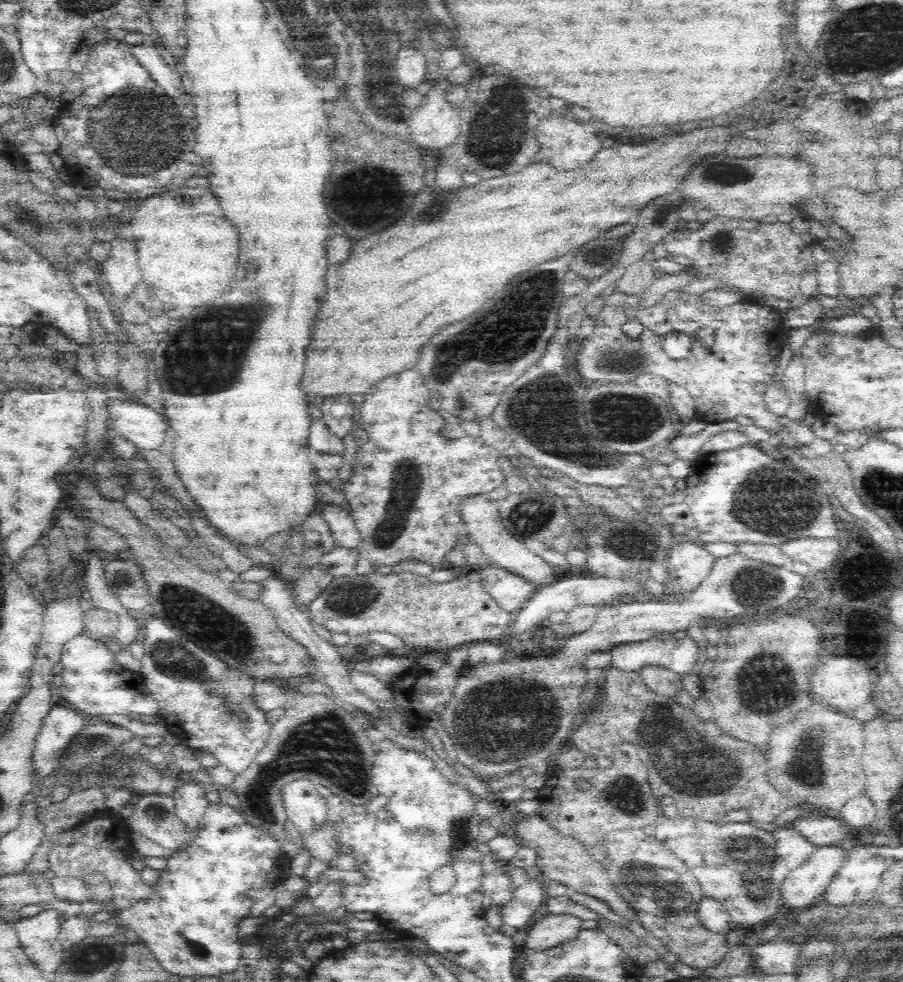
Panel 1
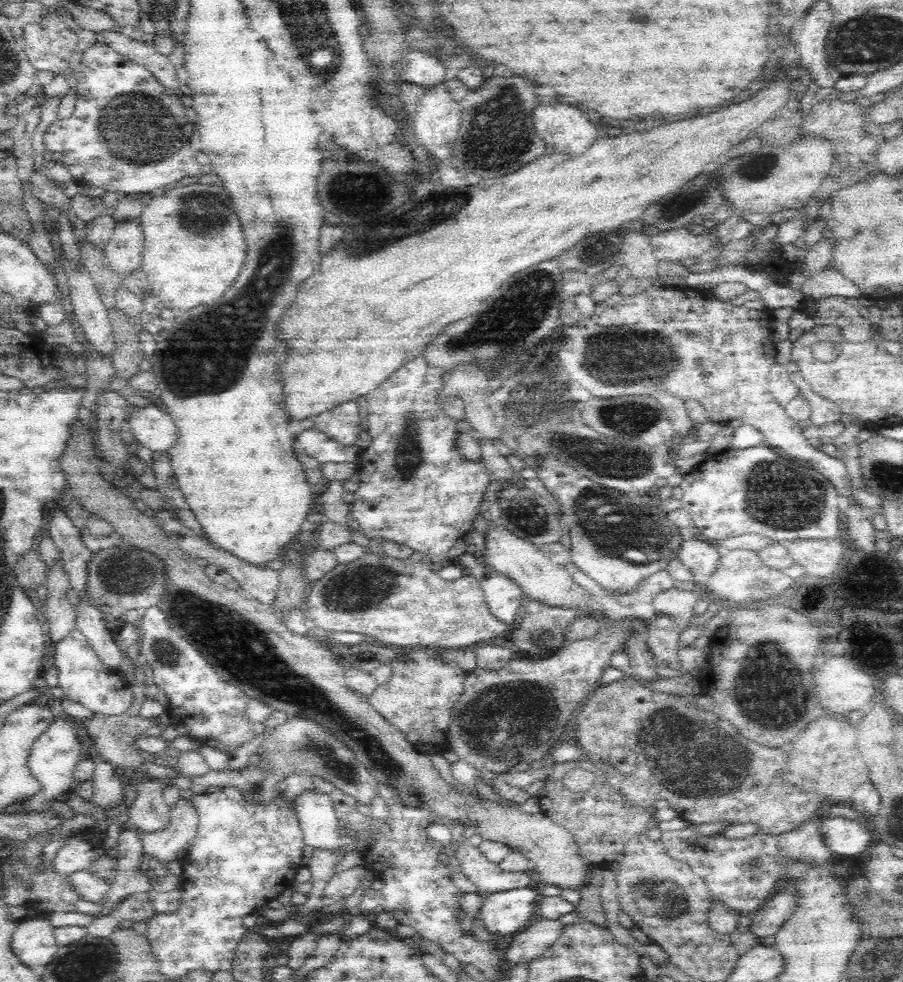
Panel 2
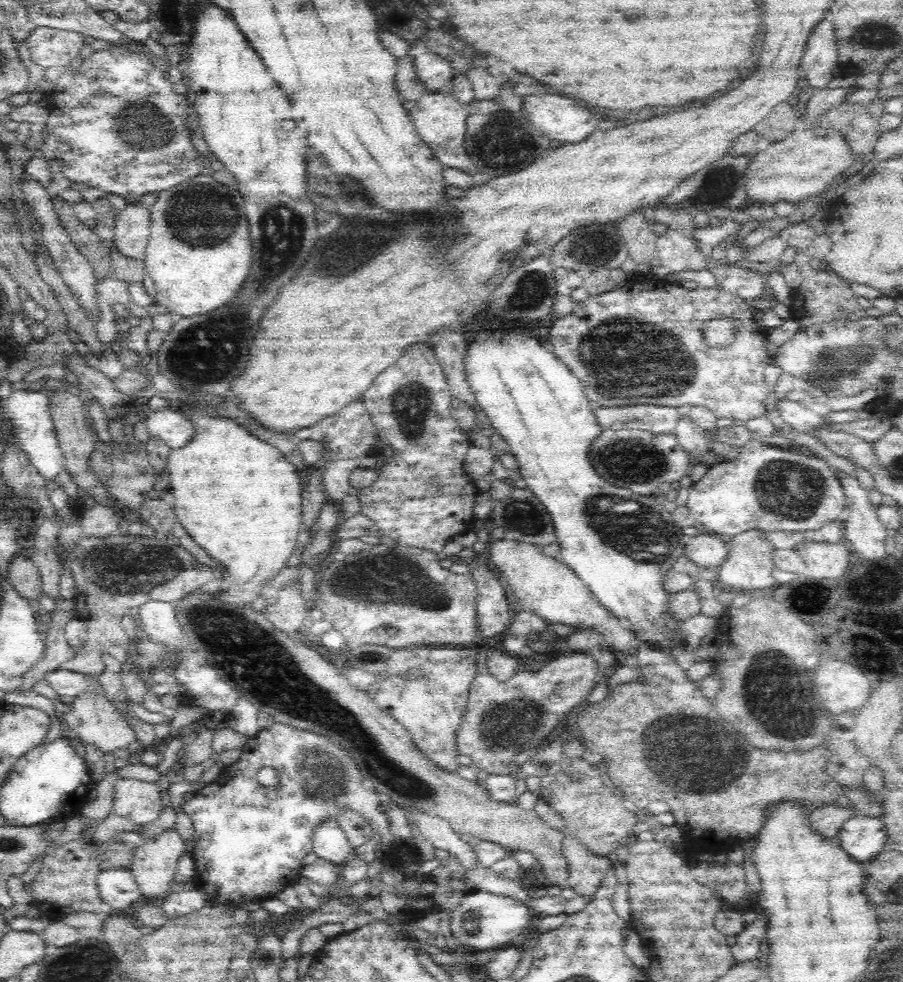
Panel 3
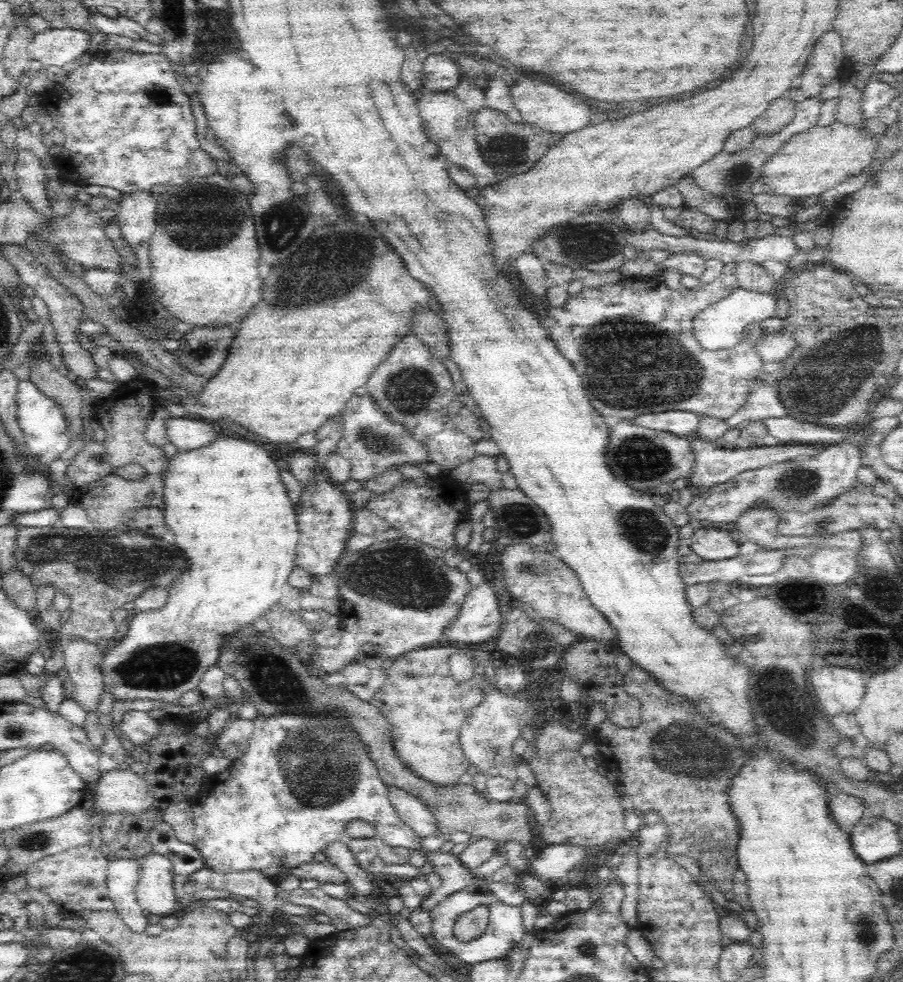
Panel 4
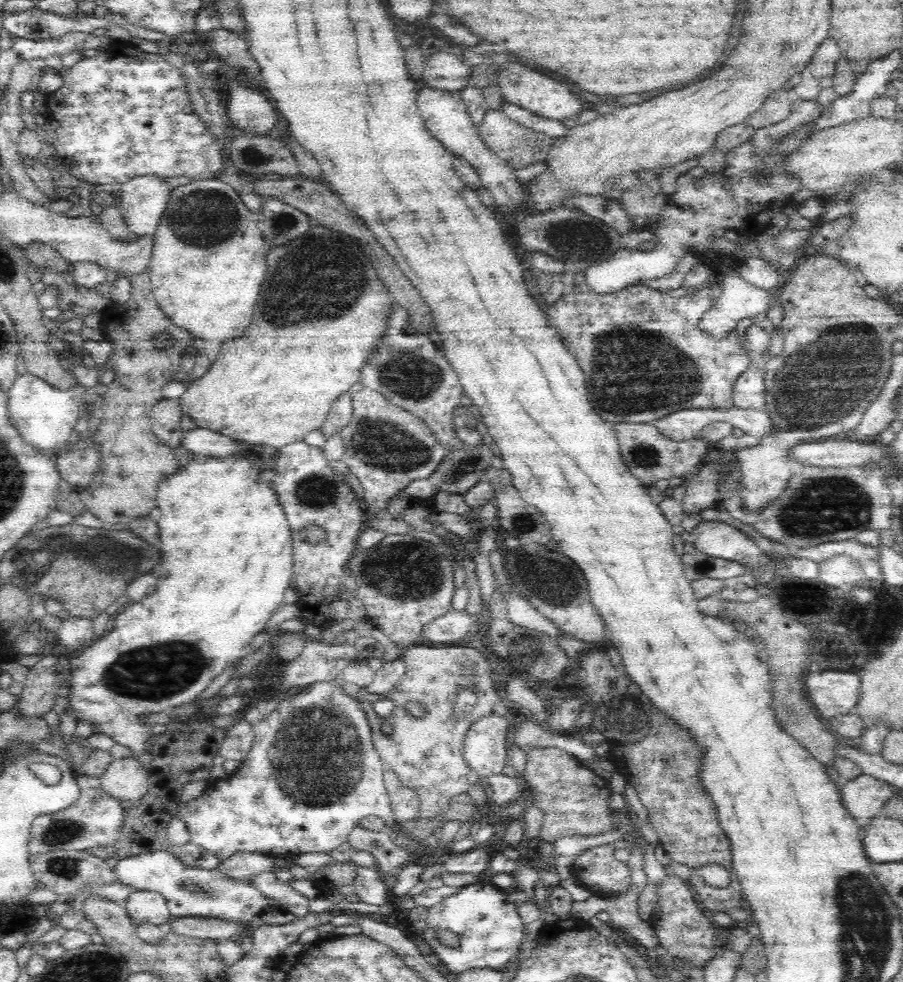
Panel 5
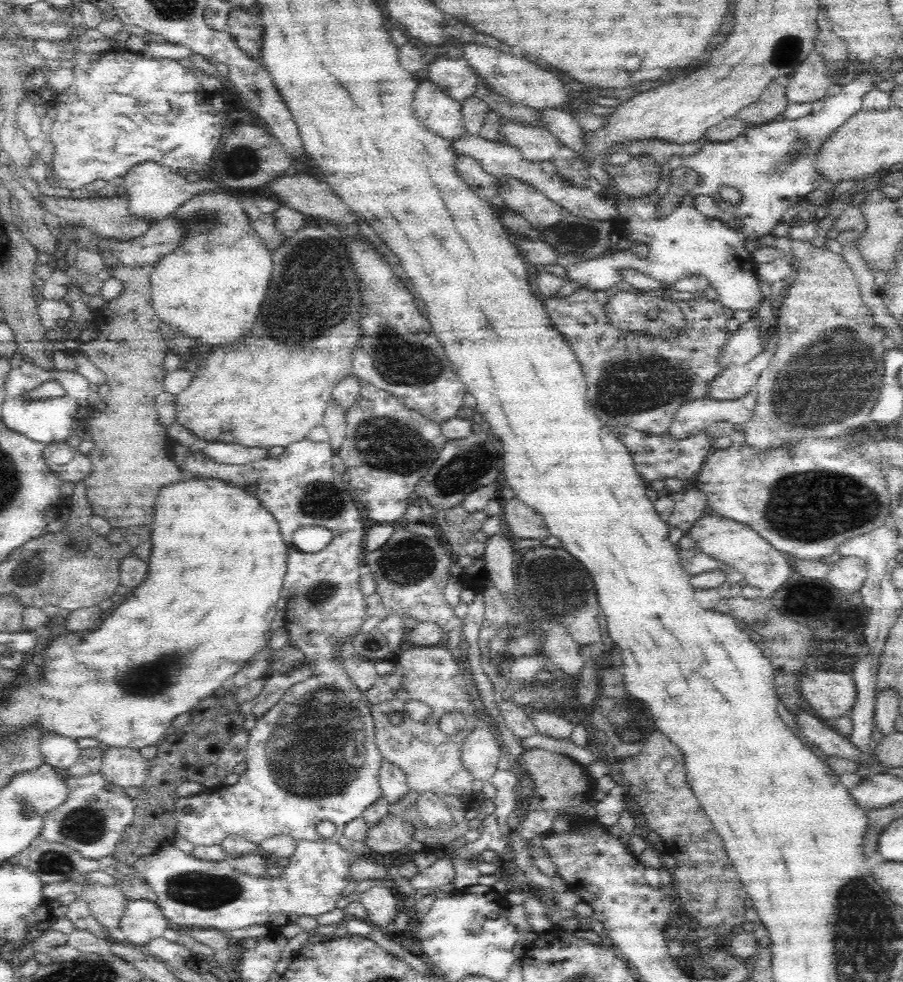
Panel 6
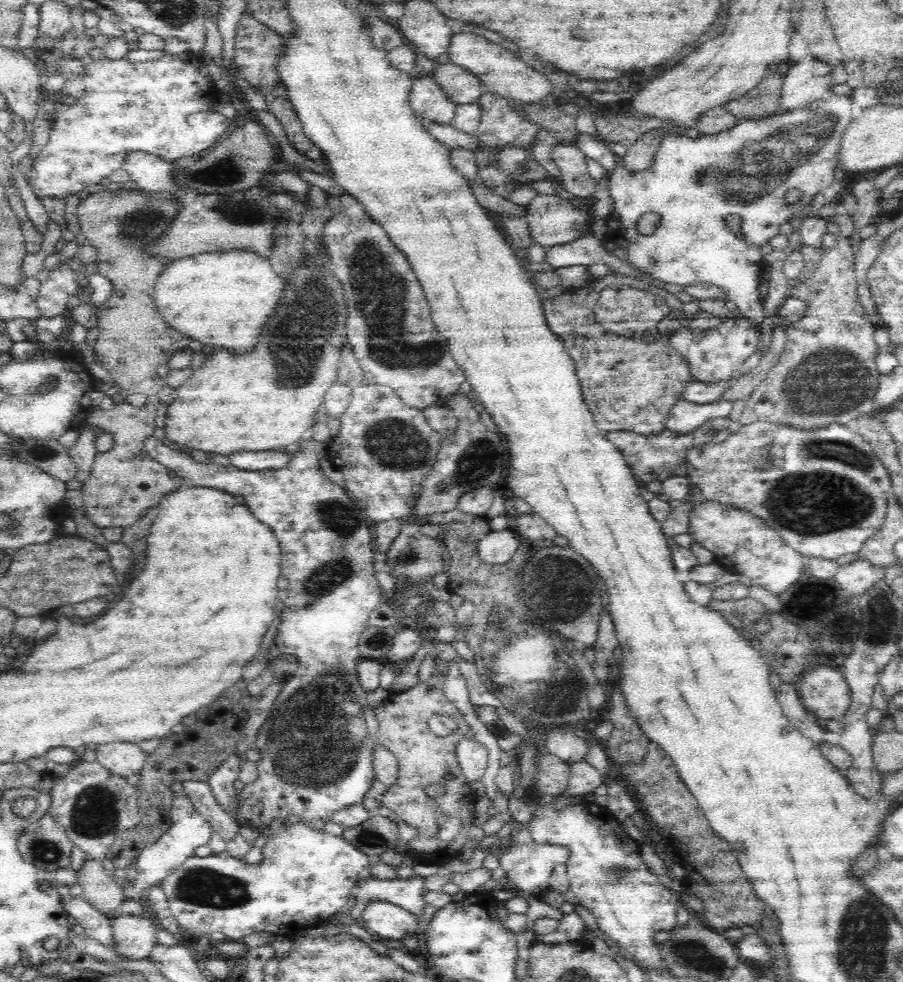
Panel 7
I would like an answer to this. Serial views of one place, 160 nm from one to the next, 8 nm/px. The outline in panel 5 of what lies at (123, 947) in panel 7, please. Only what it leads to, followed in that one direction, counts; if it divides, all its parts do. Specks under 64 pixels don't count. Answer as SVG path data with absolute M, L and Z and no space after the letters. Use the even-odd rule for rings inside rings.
M142 890L132 893L124 905L133 924L151 922L160 925L172 920L166 898L154 891Z

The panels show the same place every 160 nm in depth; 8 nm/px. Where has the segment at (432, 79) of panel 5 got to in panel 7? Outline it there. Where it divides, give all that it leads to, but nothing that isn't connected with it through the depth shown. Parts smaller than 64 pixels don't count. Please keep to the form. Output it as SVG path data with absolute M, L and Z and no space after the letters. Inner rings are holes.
M453 62L439 63L432 73L438 86L458 106L476 103L481 97L483 89L479 77Z

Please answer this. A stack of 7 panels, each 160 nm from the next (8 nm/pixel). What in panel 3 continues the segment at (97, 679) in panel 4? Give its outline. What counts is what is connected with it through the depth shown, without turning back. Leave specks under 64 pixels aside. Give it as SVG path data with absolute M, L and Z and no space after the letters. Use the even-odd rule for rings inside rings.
M84 693L71 702L73 709L61 716L66 731L74 732L81 739L83 745L92 745L105 756L111 756L117 750L128 749L136 742L136 729L127 721L108 699L102 695Z

